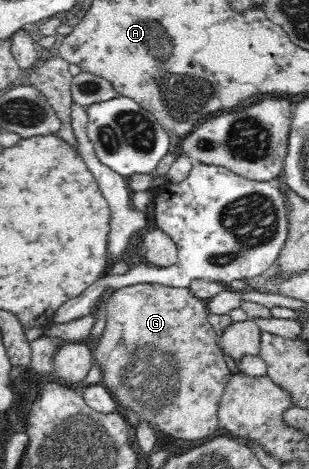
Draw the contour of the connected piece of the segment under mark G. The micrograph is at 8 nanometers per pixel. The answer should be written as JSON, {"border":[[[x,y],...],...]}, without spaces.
{"border":[[[139,283],[114,289],[105,306],[105,330],[93,350],[93,357],[103,376],[100,384],[109,390],[121,412],[131,410],[153,428],[179,439],[209,439],[220,434],[218,409],[231,370],[225,363],[223,351],[217,345],[219,339],[207,319],[206,300],[197,298],[190,287],[146,286]]]}

